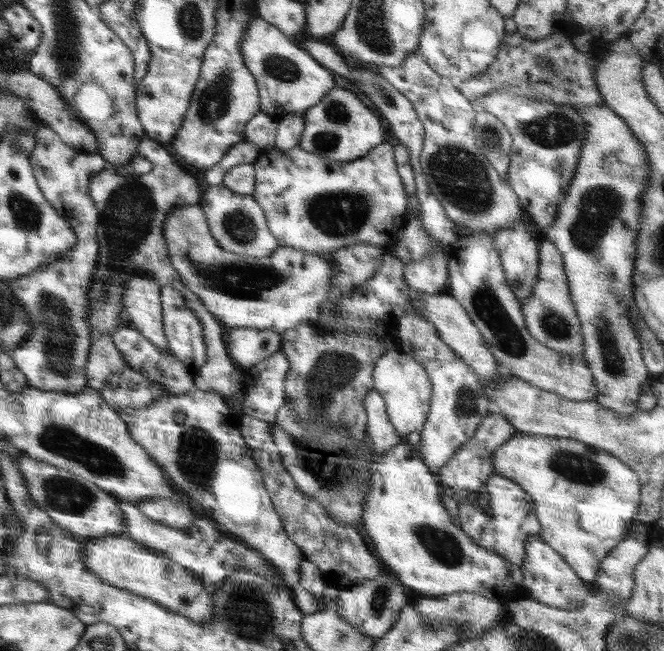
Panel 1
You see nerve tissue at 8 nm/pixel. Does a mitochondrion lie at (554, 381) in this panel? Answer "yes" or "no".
no

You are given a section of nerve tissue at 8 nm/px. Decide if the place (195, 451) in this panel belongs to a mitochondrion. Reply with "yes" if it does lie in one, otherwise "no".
yes

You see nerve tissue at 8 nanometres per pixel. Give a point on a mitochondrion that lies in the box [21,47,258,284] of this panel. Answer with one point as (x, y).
(214, 101)

